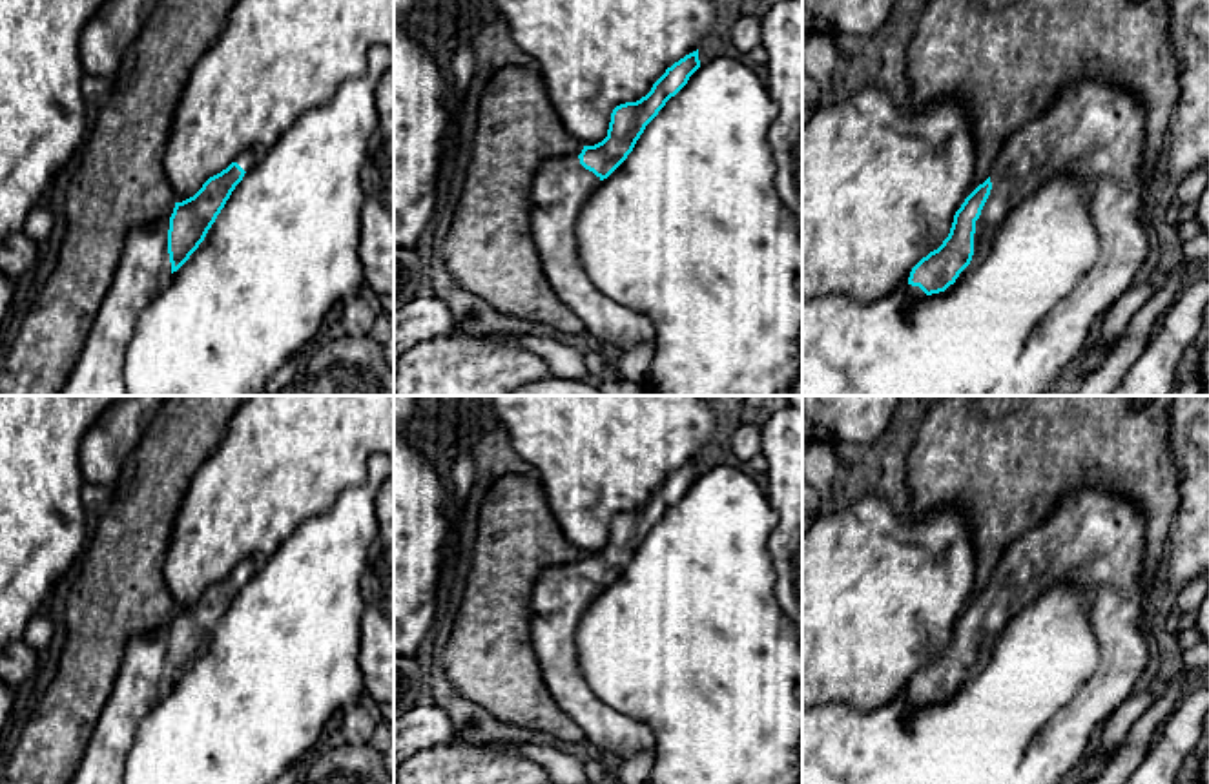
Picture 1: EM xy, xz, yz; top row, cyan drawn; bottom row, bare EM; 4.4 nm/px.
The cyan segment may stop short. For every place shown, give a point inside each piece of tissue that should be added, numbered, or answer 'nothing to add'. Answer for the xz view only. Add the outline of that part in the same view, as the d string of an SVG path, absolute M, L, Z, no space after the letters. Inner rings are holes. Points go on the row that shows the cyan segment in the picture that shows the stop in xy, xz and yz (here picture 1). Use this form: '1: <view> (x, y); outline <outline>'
1: xz (560, 188); outline M578 155L551 157L543 160L531 188L531 226L532 241L542 261L543 275L558 299L574 312L596 343L613 346L616 352L636 343L655 341L653 321L629 306L604 295L587 277L576 246L576 222L587 199L600 186L600 177L580 164Z

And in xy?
1: xy (144, 267); outline M170 219L128 233L115 279L58 396L128 396L124 354L142 310L171 277Z

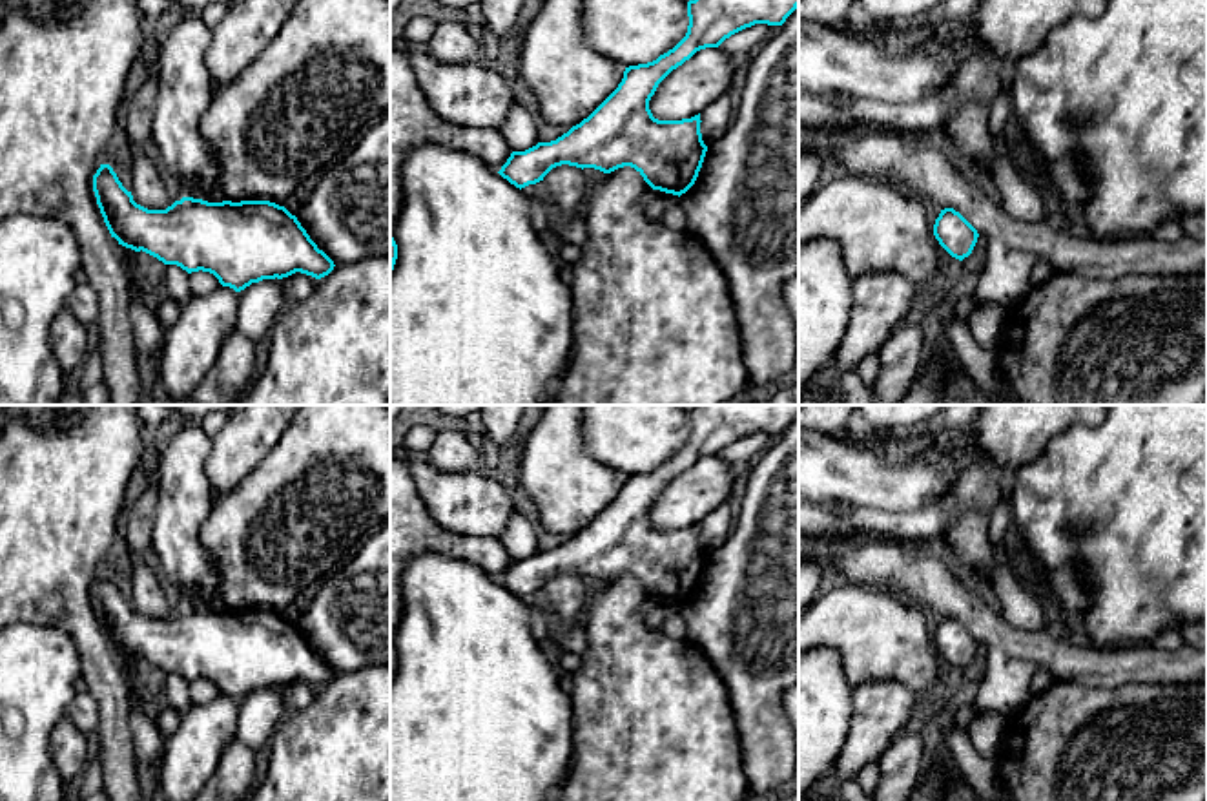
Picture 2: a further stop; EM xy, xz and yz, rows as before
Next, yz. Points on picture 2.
nothing to add

